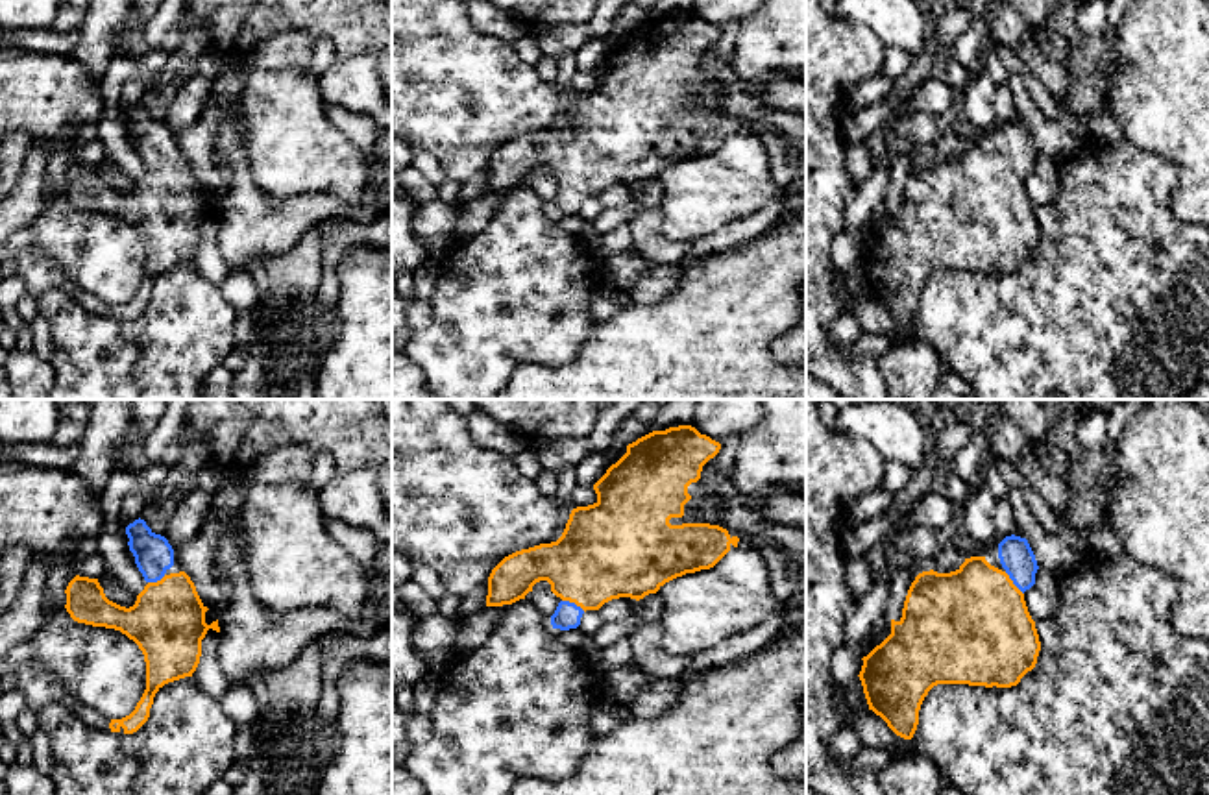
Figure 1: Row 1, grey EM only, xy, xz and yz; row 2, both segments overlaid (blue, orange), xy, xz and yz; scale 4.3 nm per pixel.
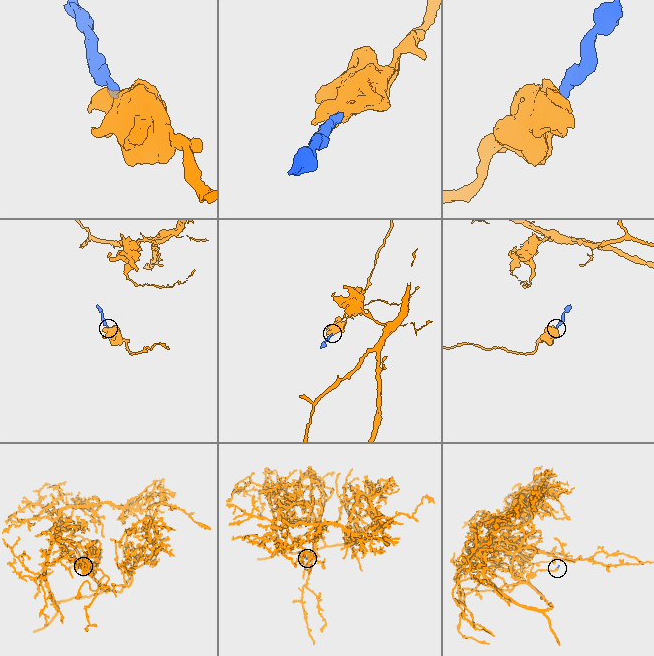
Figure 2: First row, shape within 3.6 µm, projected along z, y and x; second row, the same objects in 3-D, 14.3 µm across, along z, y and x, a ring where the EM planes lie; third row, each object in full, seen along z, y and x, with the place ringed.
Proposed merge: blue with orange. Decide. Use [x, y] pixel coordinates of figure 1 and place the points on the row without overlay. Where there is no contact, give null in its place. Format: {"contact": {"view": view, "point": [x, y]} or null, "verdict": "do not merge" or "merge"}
{"contact": {"view": "xz", "point": [573, 189]}, "verdict": "merge"}

